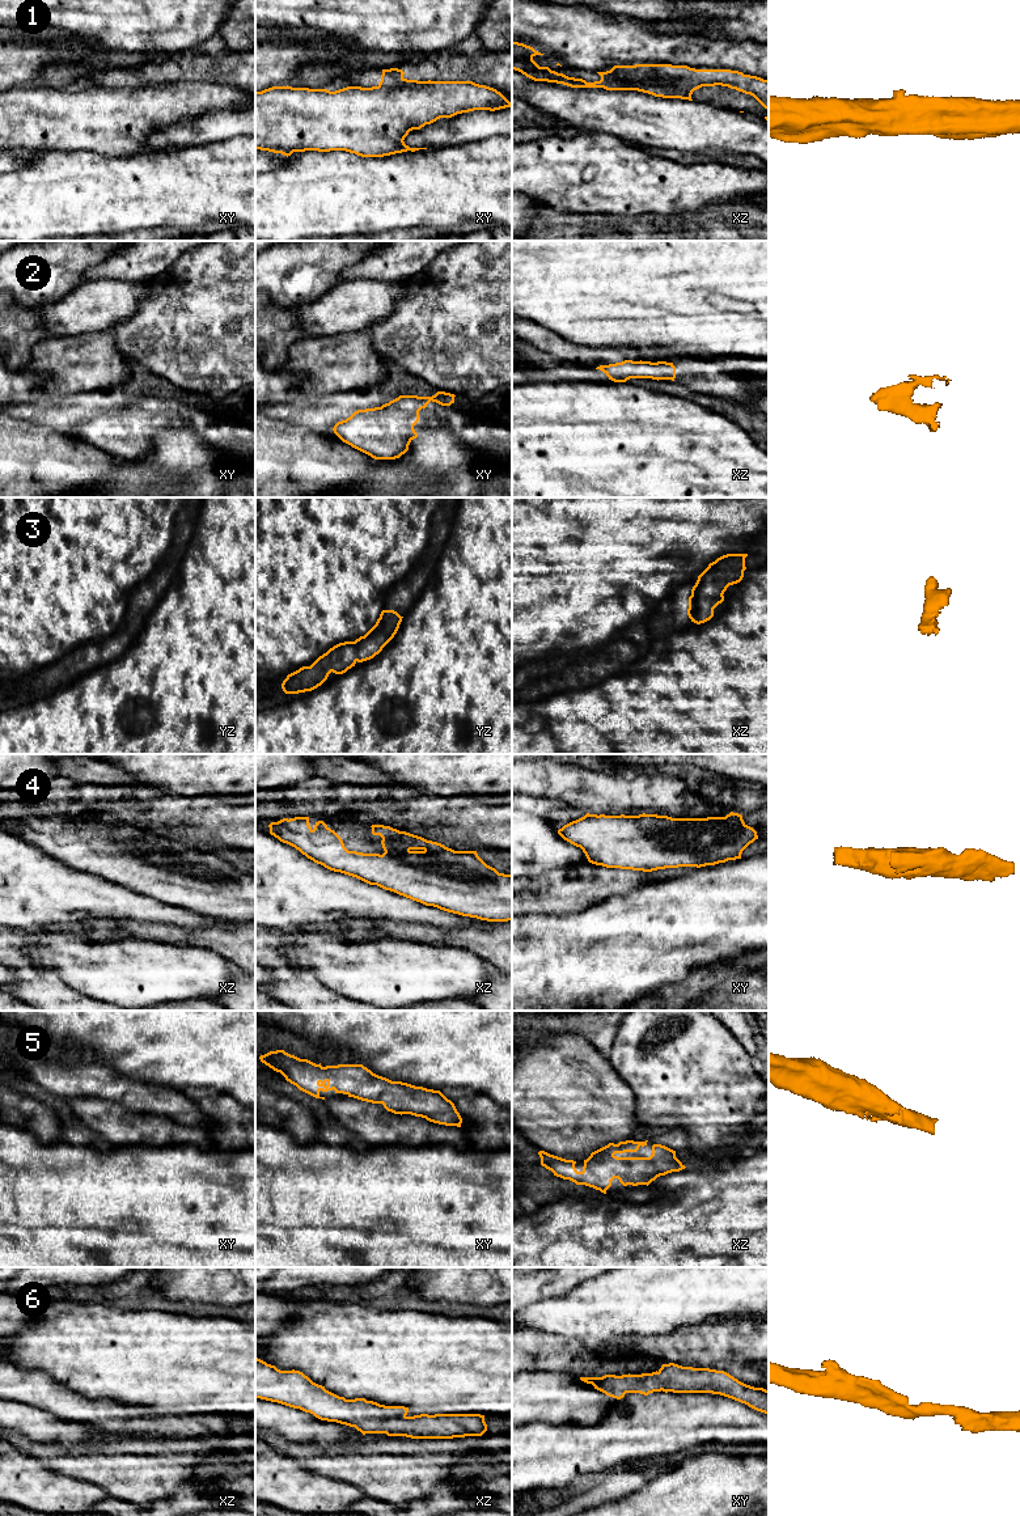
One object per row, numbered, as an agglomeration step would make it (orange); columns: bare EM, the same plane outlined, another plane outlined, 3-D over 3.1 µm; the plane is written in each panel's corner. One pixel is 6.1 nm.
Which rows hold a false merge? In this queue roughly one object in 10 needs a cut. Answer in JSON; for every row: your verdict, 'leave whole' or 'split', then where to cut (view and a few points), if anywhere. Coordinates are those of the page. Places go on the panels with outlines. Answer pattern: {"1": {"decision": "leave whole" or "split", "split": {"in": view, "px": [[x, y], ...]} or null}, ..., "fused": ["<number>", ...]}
{"1": {"decision": "split", "split": {"in": "xy", "px": [[402, 77], [393, 87], [379, 87]]}}, "2": {"decision": "leave whole", "split": null}, "3": {"decision": "leave whole", "split": null}, "4": {"decision": "leave whole", "split": null}, "5": {"decision": "leave whole", "split": null}, "6": {"decision": "leave whole", "split": null}, "fused": ["1"]}

